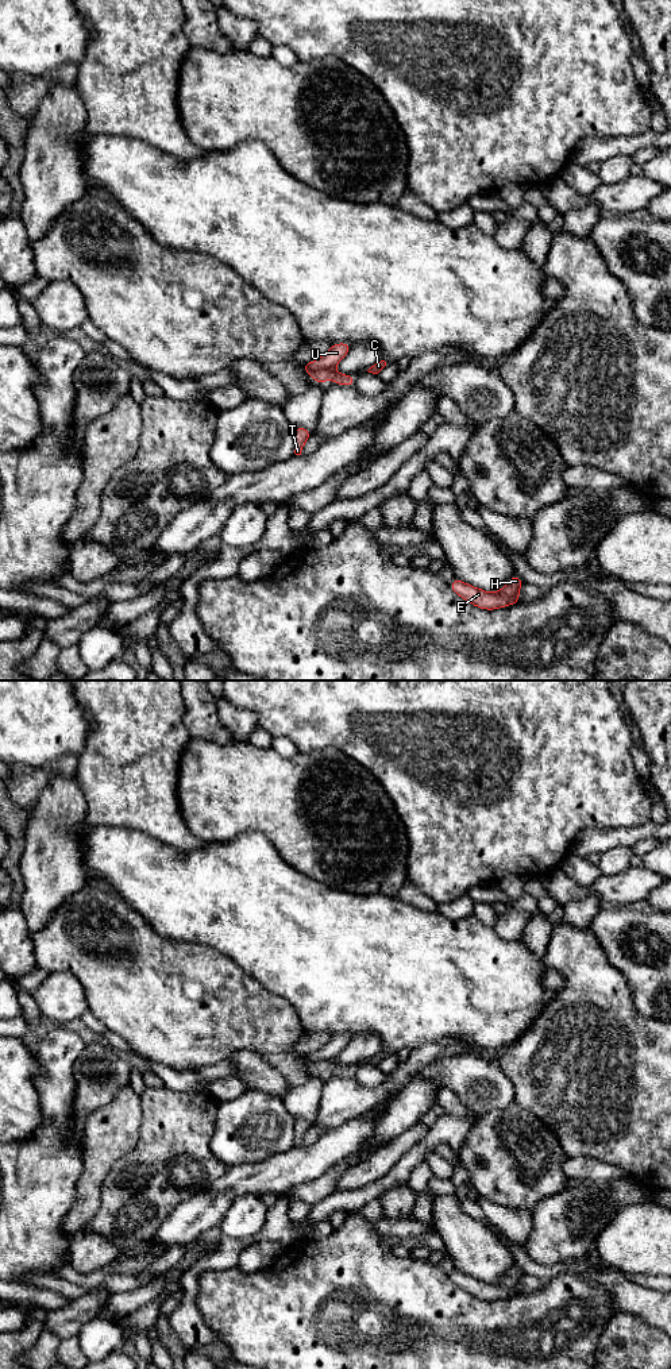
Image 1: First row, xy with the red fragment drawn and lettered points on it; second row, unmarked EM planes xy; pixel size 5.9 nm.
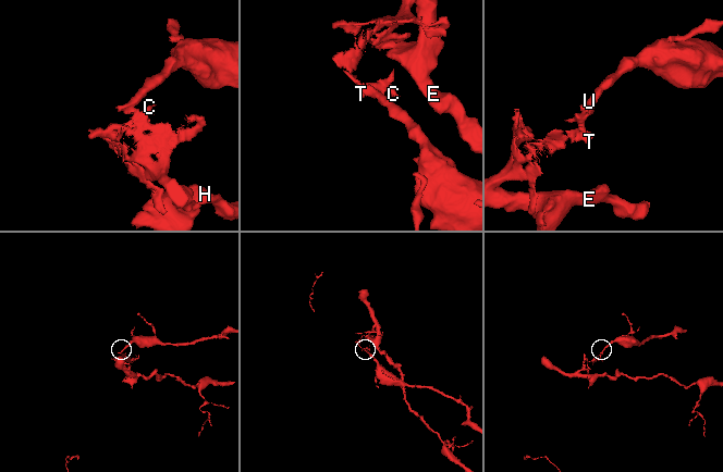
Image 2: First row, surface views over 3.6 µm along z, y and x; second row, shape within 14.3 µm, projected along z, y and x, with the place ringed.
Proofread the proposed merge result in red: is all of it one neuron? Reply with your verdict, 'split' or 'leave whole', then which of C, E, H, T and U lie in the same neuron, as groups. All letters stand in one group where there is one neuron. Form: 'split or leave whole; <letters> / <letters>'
split; C E H T / U

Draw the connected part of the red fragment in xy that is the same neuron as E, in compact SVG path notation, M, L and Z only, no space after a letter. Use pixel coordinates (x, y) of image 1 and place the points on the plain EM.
M514 1266L497 1284L487 1284L482 1280L473 1279L468 1274L462 1273L456 1269L448 1276L455 1285L458 1285L460 1289L466 1291L471 1296L485 1301L494 1301L518 1295L520 1279L522 1273L524 1272L518 1266Z

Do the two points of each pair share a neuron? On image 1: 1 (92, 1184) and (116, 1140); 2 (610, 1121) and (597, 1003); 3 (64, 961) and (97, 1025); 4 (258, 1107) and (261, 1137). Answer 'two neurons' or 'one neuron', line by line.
1: one neuron
2: one neuron
3: two neurons
4: one neuron

